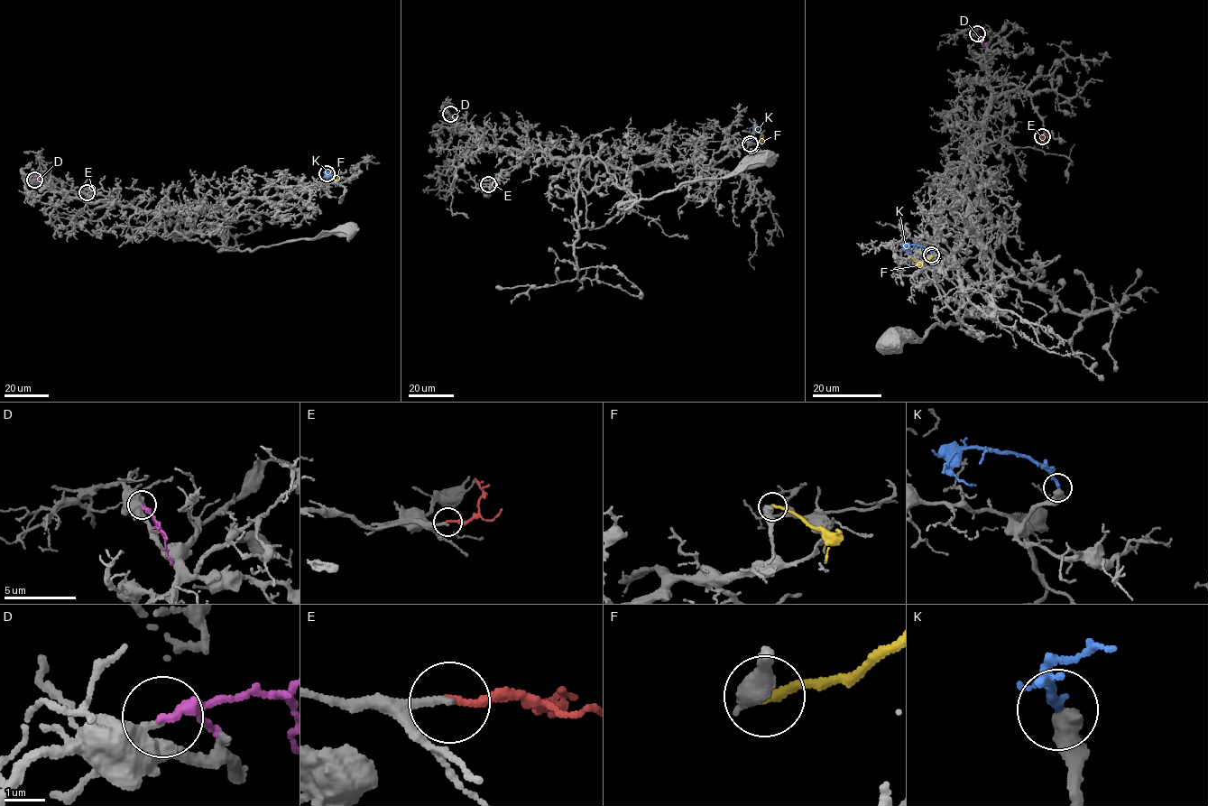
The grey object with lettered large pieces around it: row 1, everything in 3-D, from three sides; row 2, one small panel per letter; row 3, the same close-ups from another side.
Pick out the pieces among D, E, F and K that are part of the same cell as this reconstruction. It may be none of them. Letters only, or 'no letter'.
E, K

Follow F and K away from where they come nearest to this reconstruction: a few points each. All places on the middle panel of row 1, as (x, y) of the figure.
F: (751, 144), (760, 142), (762, 133)
K: (750, 143), (752, 129), (757, 128), (758, 133)

